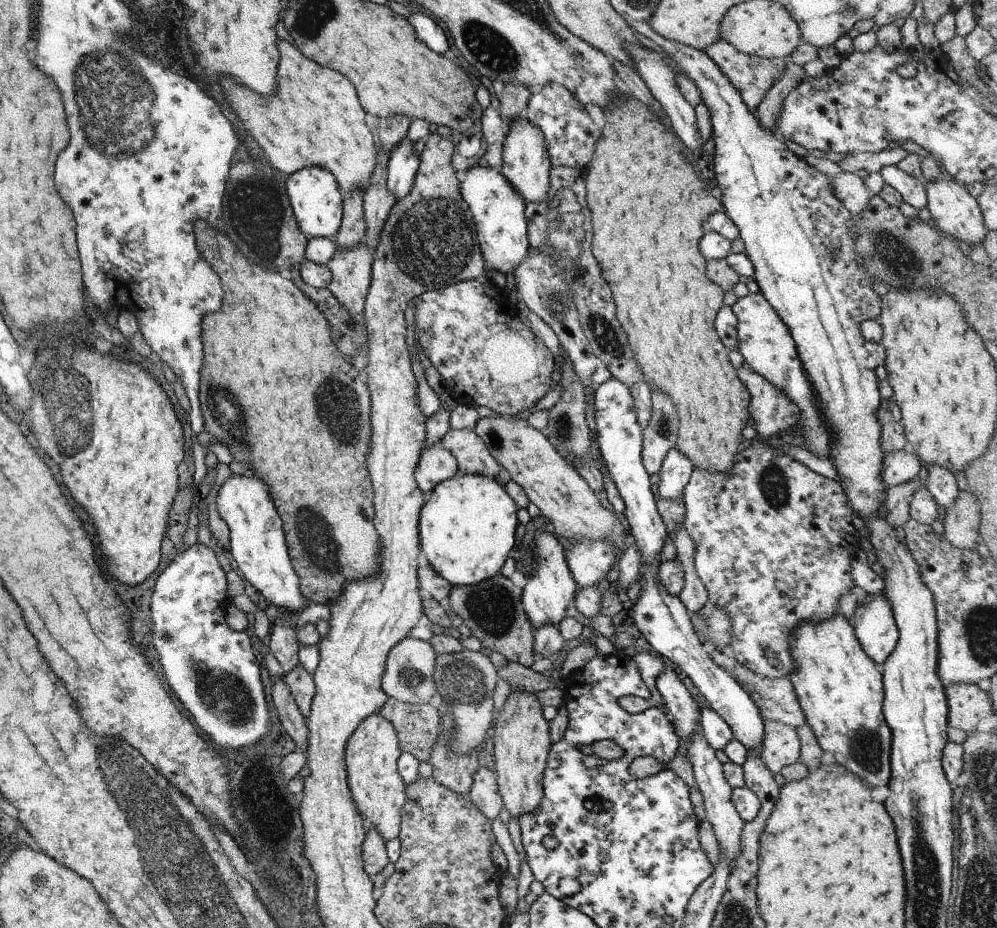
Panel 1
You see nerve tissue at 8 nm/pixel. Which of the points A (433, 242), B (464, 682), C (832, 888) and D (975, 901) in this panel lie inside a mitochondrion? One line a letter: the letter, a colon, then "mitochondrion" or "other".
A: mitochondrion
B: mitochondrion
C: other
D: mitochondrion

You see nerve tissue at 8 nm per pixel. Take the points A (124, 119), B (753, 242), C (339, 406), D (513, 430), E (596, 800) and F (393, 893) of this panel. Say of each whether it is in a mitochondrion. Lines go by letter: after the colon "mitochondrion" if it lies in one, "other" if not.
A: mitochondrion
B: other
C: mitochondrion
D: other
E: other
F: other

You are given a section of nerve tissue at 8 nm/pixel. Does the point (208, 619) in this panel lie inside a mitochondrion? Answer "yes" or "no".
no

